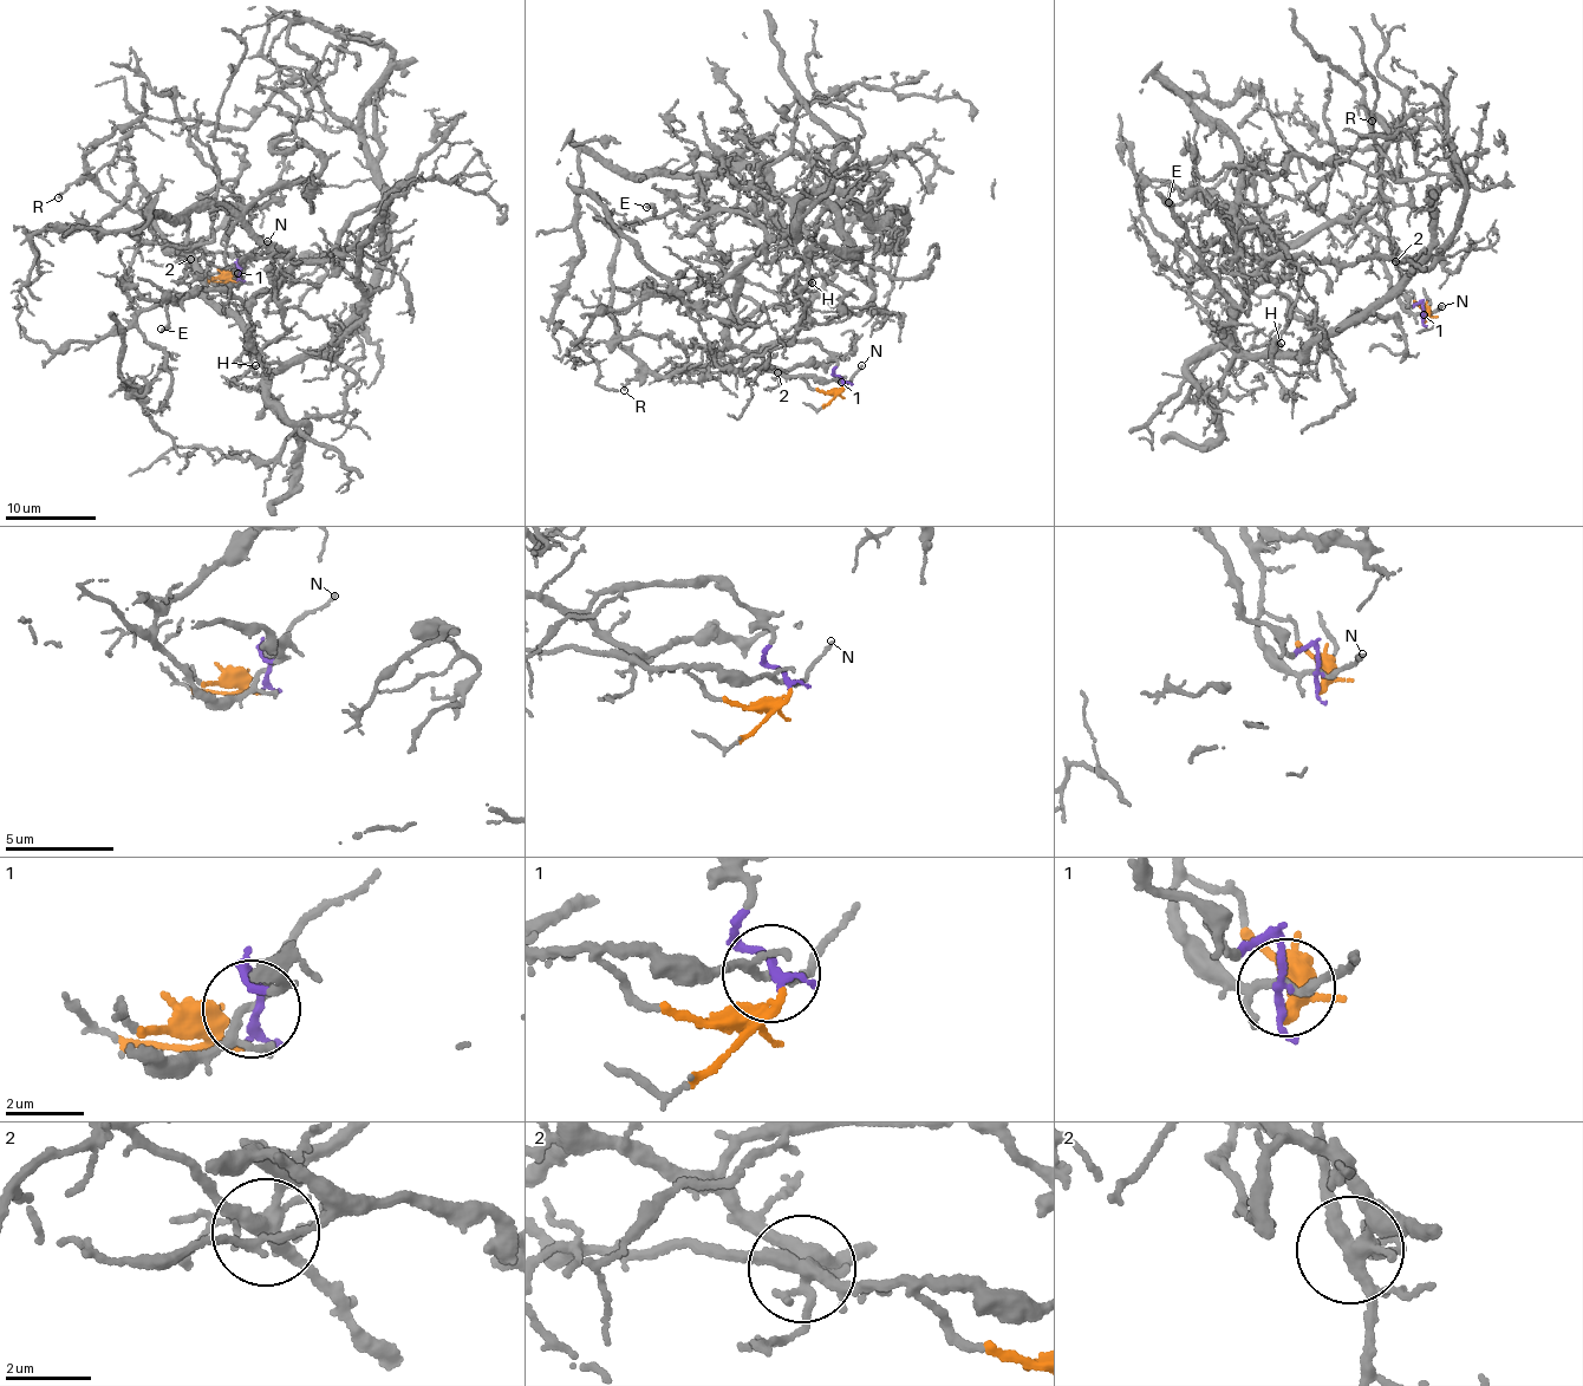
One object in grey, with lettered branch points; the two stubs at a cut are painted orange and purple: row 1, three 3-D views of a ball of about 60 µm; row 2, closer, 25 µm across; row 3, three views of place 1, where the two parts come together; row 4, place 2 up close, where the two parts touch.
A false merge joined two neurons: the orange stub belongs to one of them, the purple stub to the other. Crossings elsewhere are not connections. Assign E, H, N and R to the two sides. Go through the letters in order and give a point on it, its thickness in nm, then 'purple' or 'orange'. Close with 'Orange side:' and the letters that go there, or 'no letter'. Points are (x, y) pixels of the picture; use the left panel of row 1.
E: (161, 329) | 220 nm | purple
H: (255, 365) | 140 nm | purple
N: (267, 241) | 140 nm | orange
R: (58, 197) | 130 nm | orange
Orange side: N, R

